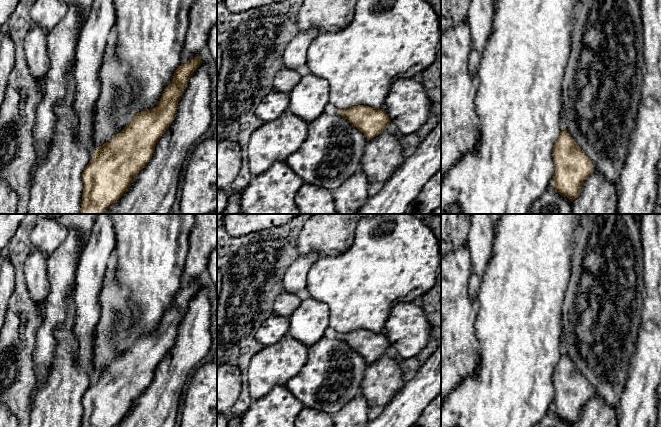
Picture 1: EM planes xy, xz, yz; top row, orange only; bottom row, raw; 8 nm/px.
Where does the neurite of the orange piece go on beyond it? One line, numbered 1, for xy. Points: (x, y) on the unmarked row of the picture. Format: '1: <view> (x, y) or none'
1: none

